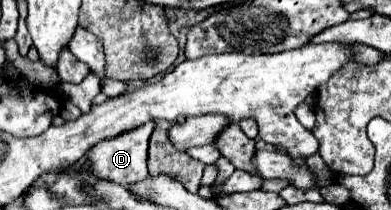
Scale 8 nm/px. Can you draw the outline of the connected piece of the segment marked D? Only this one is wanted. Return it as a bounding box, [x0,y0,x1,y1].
[89,121,155,185]

